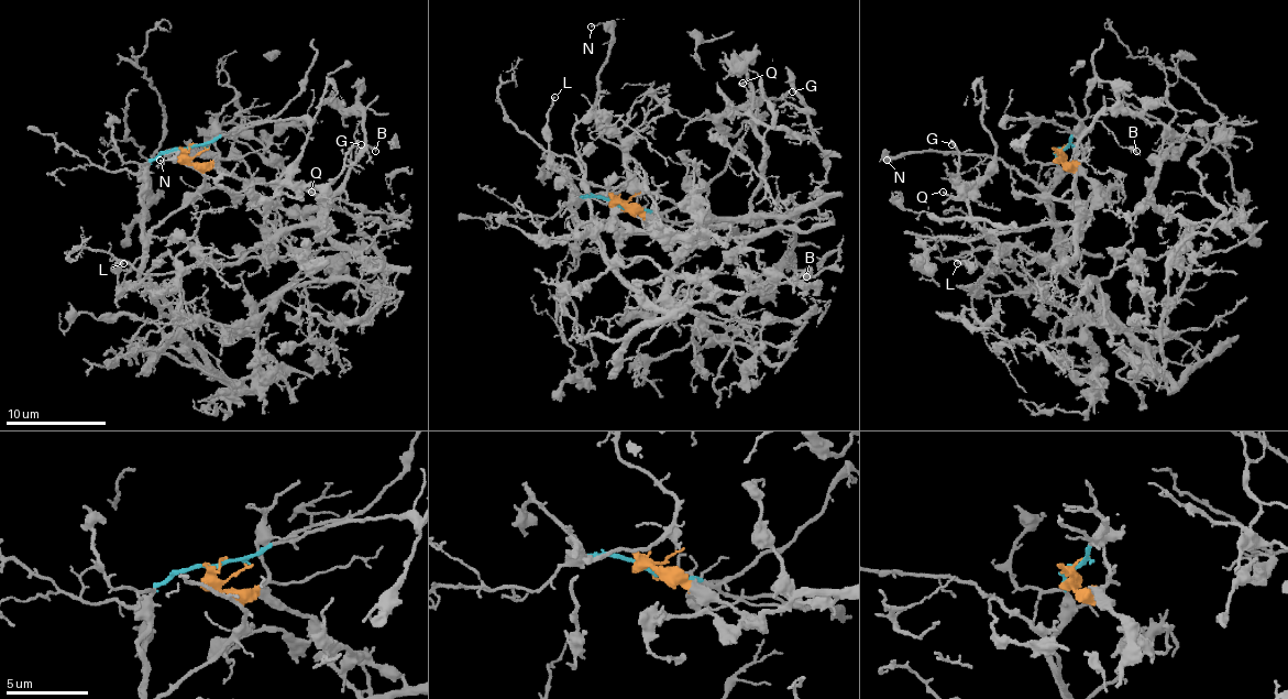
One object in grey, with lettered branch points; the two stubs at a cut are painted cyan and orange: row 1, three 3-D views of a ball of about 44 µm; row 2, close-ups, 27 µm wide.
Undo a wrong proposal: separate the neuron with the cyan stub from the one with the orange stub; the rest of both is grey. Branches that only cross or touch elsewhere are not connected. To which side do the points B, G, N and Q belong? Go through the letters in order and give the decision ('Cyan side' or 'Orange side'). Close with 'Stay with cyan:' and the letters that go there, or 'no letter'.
B: Orange side
G: Orange side
N: Cyan side
Q: Orange side
Stay with cyan: N

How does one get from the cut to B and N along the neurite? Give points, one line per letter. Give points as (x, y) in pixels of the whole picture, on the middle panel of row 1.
B: (616, 200), (646, 211), (676, 233), (689, 233), (708, 221), (794, 218), (794, 239), (784, 254), (807, 276)
N: (616, 204), (573, 188), (578, 198), (618, 194), (636, 171), (598, 126), (611, 37), (591, 28)

